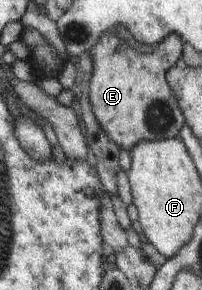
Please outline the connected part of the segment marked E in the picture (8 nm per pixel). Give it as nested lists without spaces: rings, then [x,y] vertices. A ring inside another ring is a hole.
[[[104,31],[102,37],[92,45],[88,53],[92,61],[92,73],[88,82],[88,100],[94,117],[98,119],[98,125],[102,131],[106,131],[106,137],[118,148],[129,151],[138,141],[159,141],[177,138],[179,130],[184,124],[180,107],[165,81],[166,71],[173,67],[181,58],[183,40],[180,35],[170,33],[166,35],[152,53],[138,53],[129,45],[119,47],[119,39],[115,31]]]

